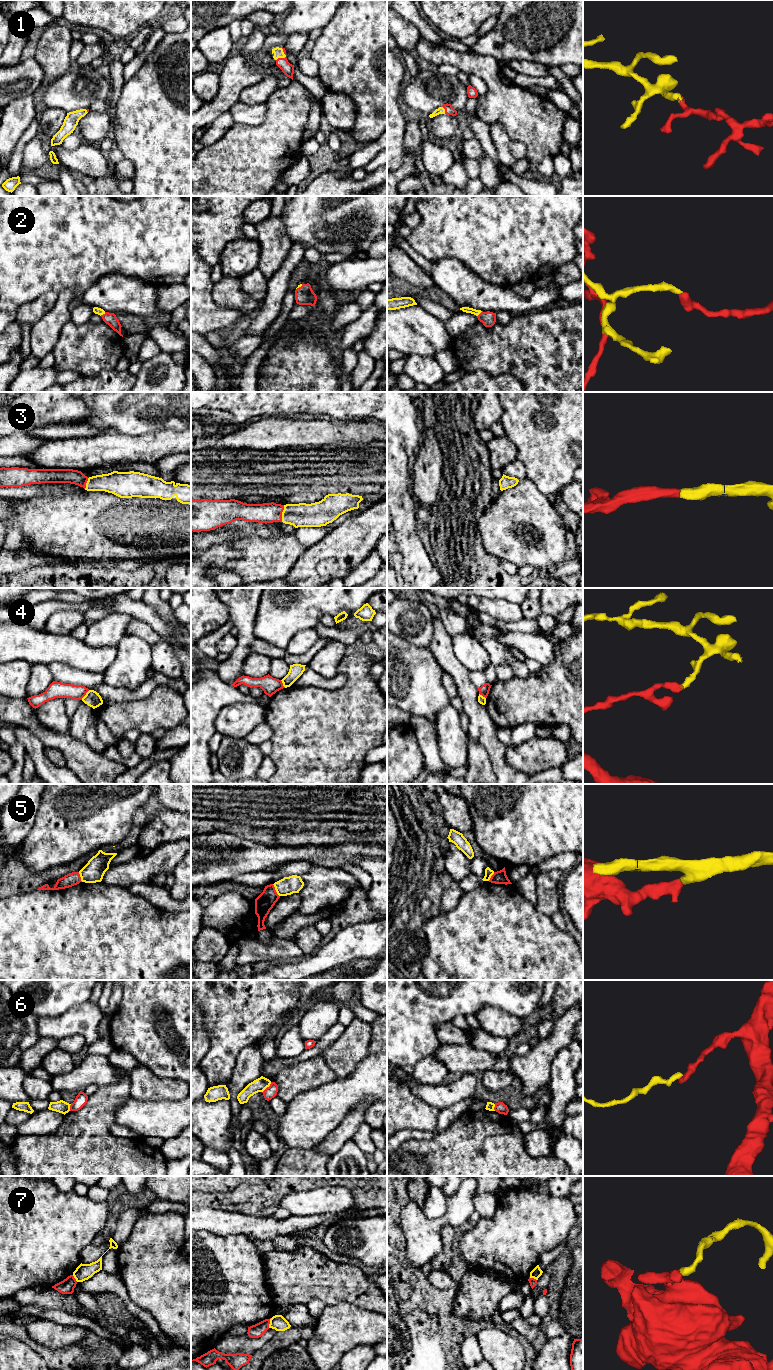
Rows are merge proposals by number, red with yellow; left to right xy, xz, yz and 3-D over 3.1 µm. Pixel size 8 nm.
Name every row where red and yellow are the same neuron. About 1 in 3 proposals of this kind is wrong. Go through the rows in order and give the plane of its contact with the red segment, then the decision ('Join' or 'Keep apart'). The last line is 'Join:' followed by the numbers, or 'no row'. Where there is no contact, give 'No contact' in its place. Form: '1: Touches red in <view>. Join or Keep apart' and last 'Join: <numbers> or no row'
1: Touches red in xz. Join
2: Touches red in xy. Join
3: Touches red in xz. Join
4: Touches red in xy. Keep apart
5: Touches red in xz. Keep apart
6: Touches red in xz. Keep apart
7: Touches red in xz. Keep apart
Join: 1, 2, 3

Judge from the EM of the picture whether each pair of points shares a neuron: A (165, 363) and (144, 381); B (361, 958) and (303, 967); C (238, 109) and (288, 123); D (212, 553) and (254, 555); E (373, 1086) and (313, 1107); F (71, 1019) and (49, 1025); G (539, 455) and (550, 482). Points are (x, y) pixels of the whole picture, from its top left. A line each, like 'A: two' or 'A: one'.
A: one
B: one
C: two
D: two
E: one
F: one
G: one

